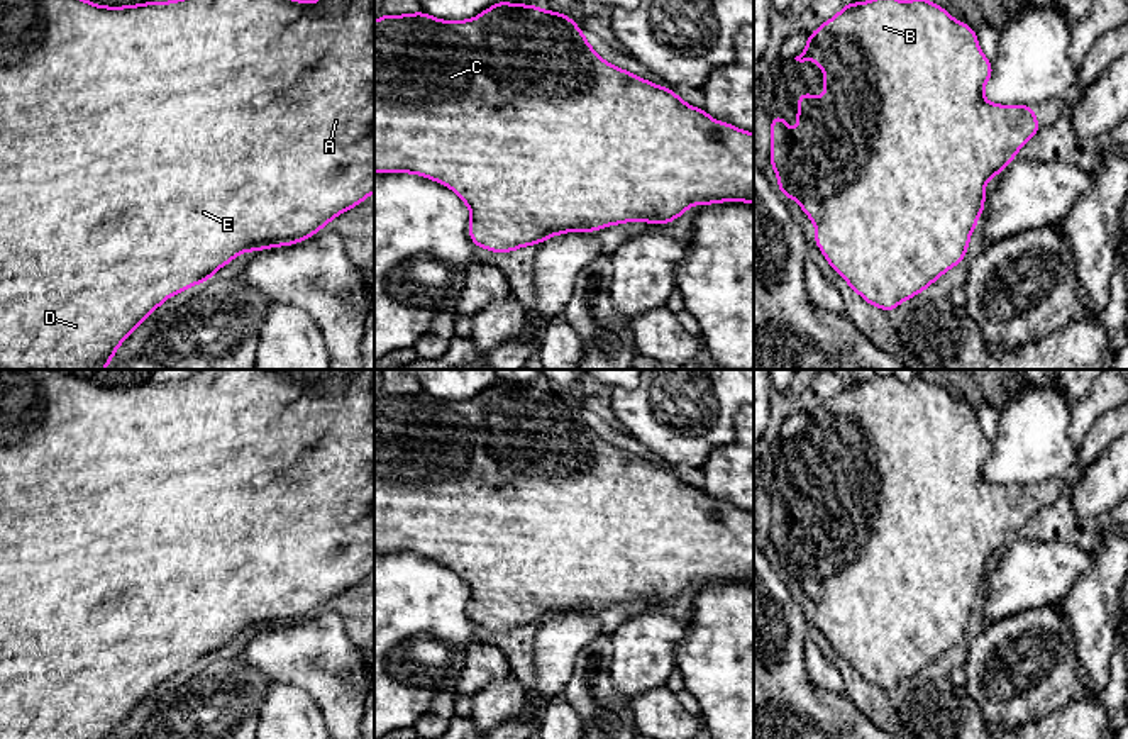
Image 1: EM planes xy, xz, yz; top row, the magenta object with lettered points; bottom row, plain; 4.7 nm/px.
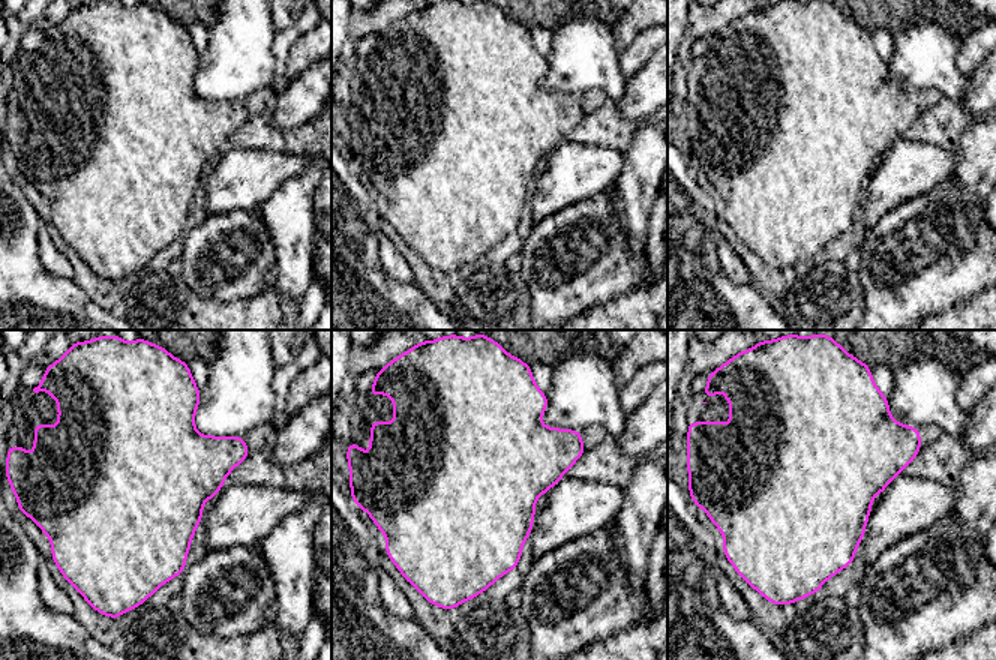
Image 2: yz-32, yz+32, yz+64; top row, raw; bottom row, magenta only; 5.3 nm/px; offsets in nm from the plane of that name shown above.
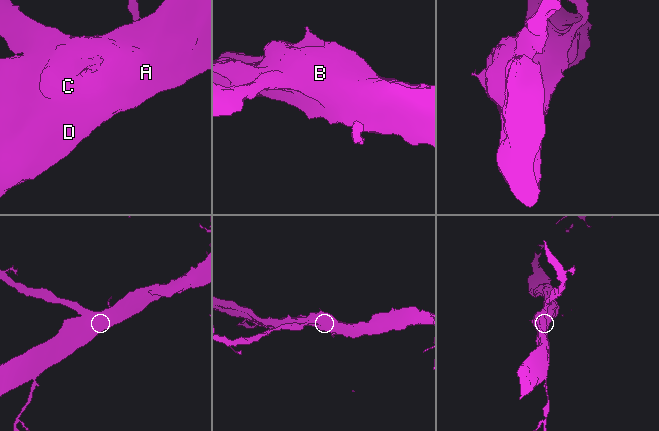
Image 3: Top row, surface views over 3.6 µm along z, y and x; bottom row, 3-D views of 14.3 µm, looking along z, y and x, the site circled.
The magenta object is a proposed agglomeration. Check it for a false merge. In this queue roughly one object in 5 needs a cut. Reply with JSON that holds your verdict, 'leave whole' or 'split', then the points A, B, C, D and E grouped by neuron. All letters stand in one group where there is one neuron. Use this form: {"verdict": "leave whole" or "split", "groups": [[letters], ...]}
{"verdict": "leave whole", "groups": [["A", "B", "C", "D", "E"]]}

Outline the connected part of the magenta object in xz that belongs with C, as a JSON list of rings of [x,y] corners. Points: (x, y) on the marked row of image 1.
[[[498,2],[476,19],[447,22],[425,12],[381,15],[374,22],[374,173],[417,173],[454,190],[471,210],[469,237],[478,247],[510,253],[540,244],[550,236],[645,220],[664,225],[689,205],[715,202],[754,203],[754,134],[713,120],[705,110],[684,103],[671,88],[657,86],[601,59],[567,15],[532,5]]]

